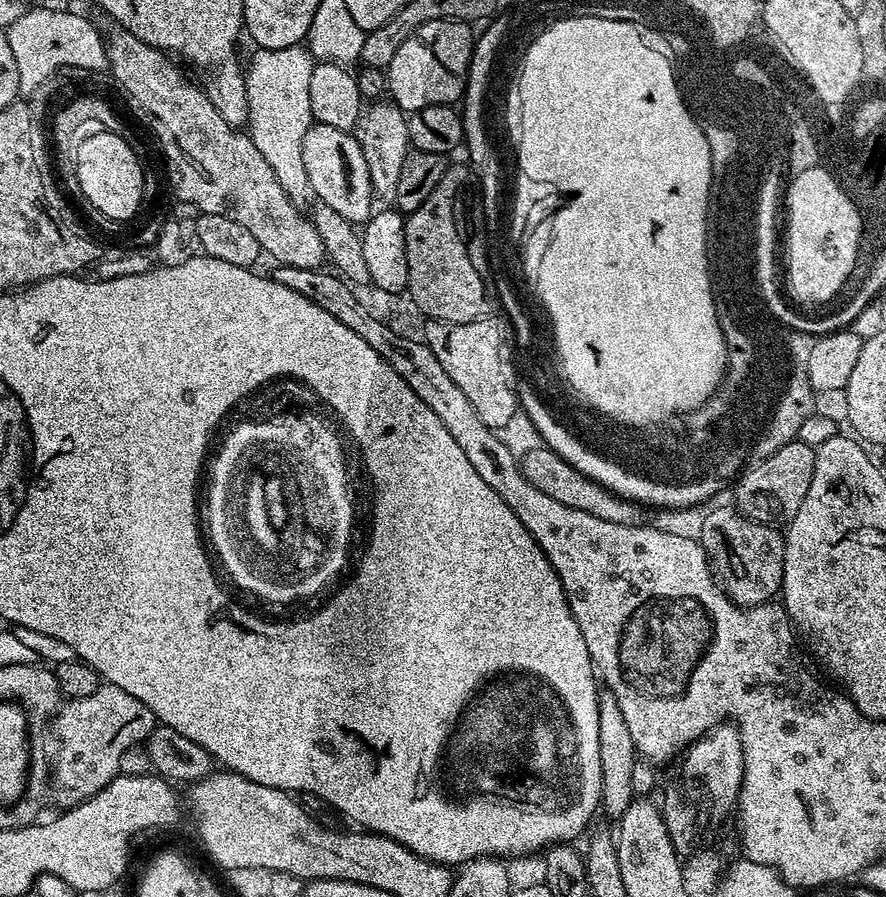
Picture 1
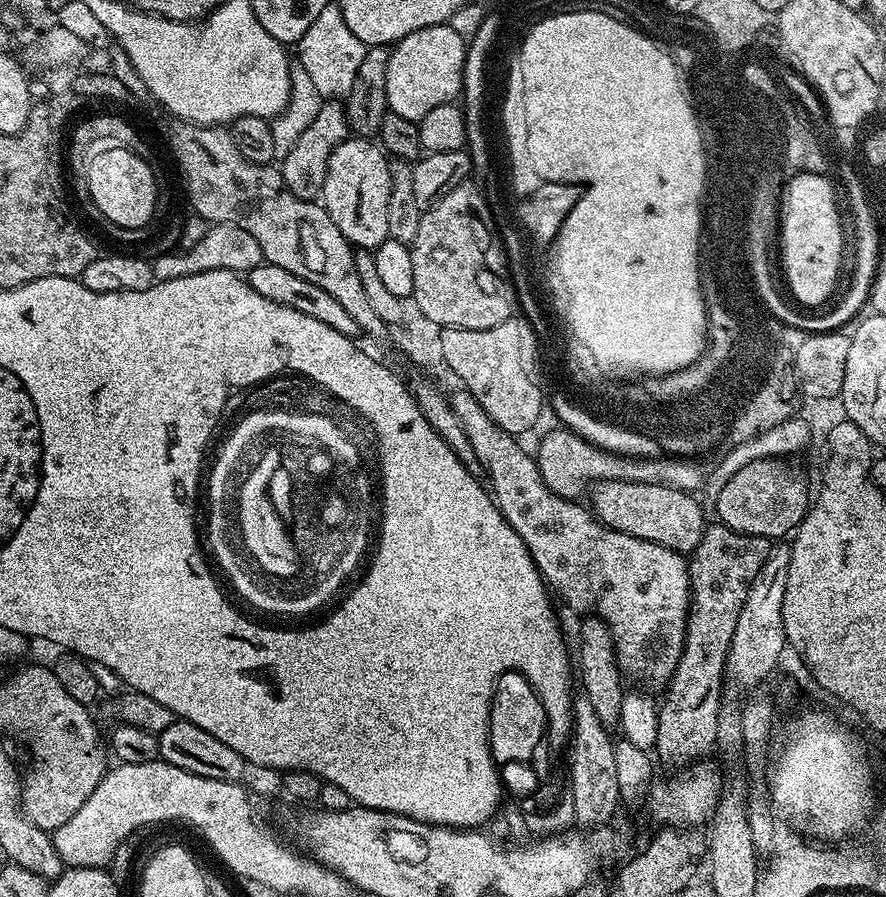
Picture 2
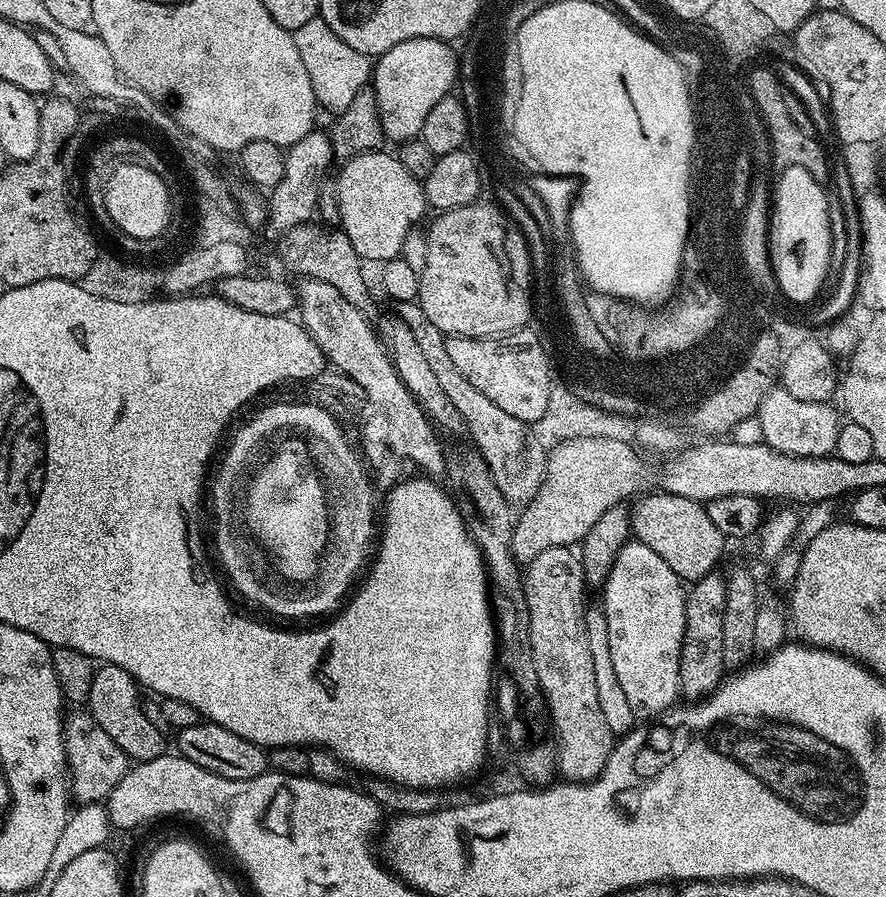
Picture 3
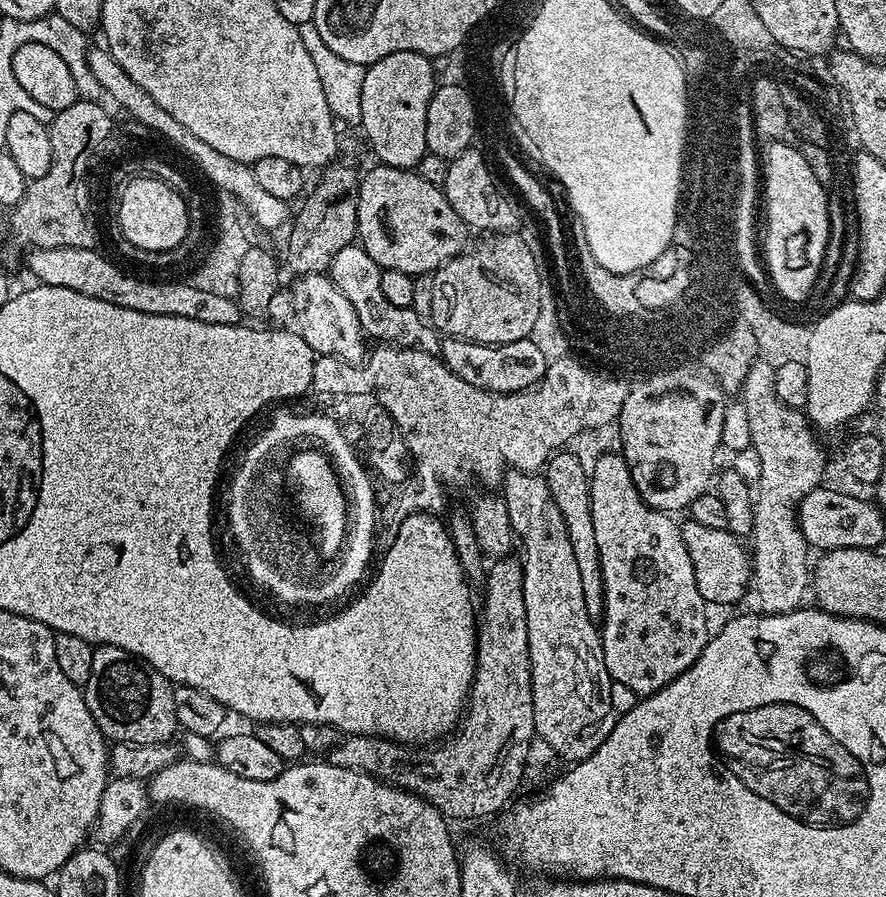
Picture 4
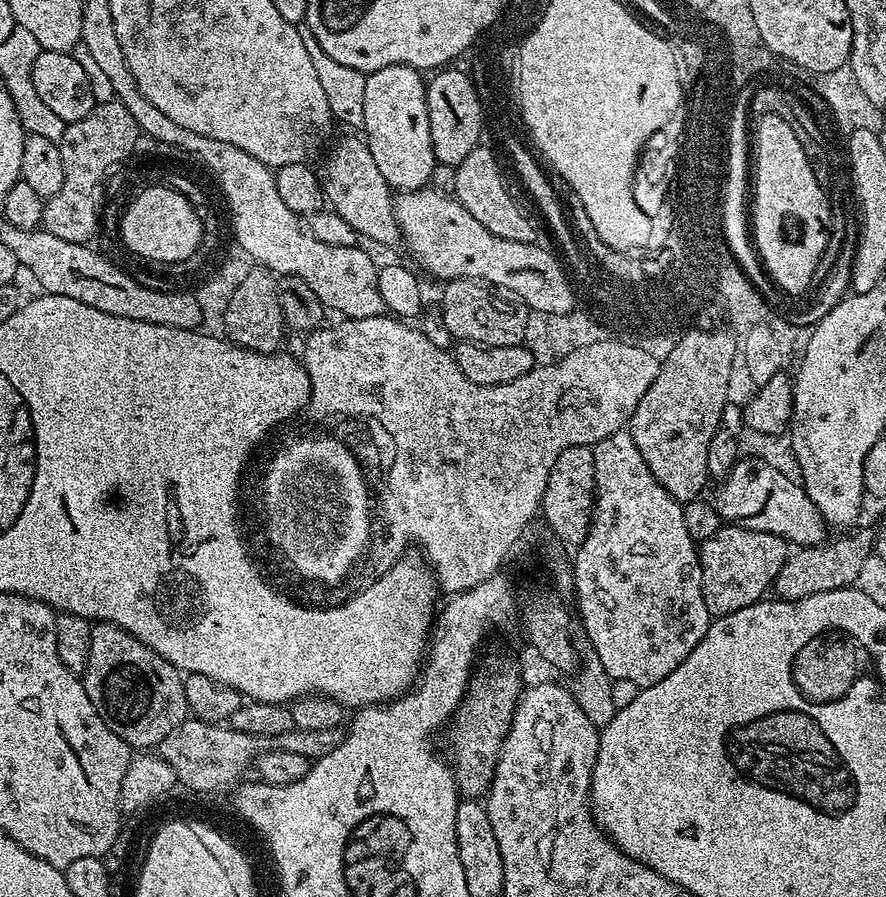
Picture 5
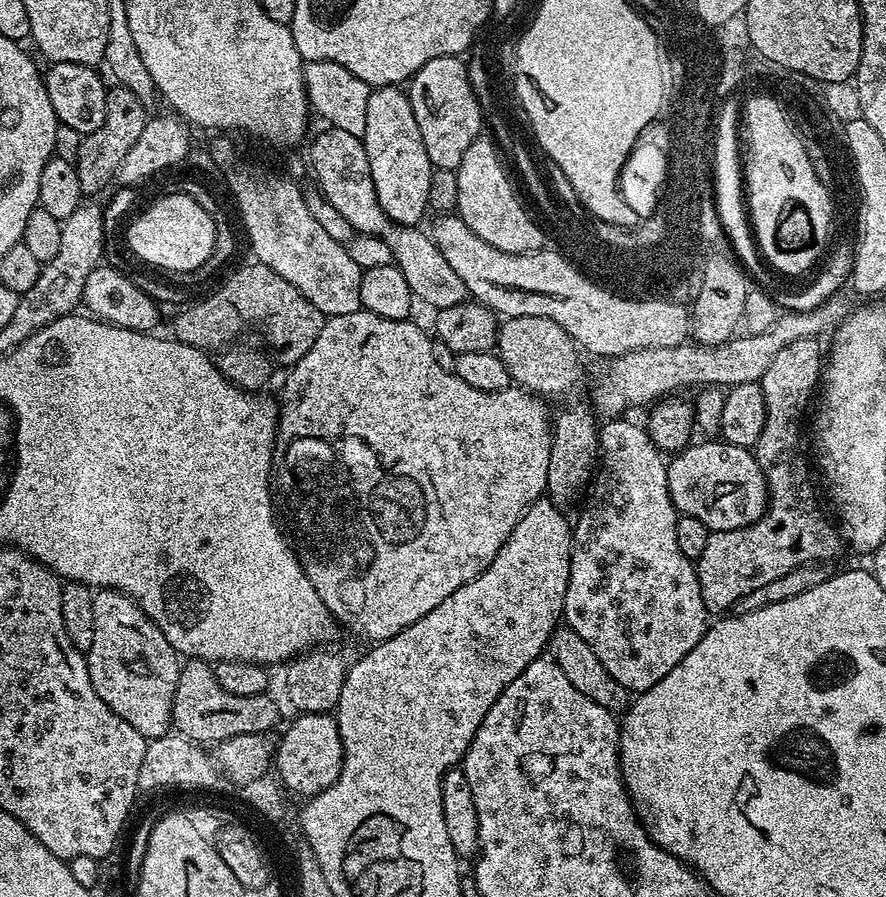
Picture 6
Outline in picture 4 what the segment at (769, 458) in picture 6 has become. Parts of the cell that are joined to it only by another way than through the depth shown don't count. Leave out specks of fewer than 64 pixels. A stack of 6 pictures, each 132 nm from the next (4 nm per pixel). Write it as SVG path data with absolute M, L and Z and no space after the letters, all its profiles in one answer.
M691 518L683 521L680 529L694 566L698 594L702 594L705 605L736 604L749 591L753 579L753 564L745 541L728 532L726 528L711 528L694 522Z

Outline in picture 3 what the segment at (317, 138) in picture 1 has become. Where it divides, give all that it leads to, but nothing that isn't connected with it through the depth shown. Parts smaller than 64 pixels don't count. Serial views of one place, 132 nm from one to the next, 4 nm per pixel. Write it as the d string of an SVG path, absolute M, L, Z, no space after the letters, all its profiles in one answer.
M388 150L358 154L339 167L334 189L336 208L340 211L338 224L346 238L350 238L350 246L354 246L364 262L397 259L402 242L406 242L406 234L414 231L424 211L429 211L423 183L402 166L399 155L392 153L391 156Z

